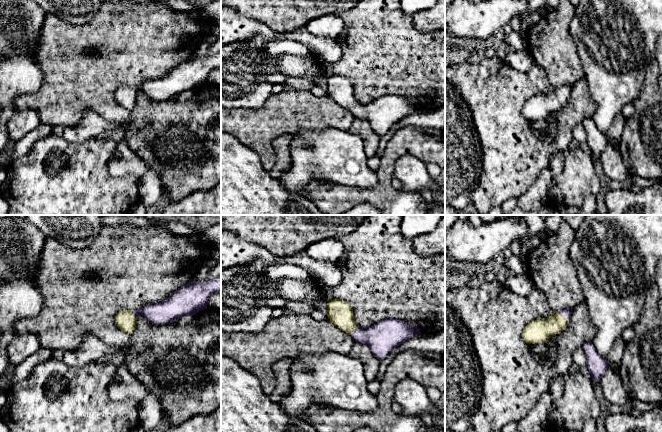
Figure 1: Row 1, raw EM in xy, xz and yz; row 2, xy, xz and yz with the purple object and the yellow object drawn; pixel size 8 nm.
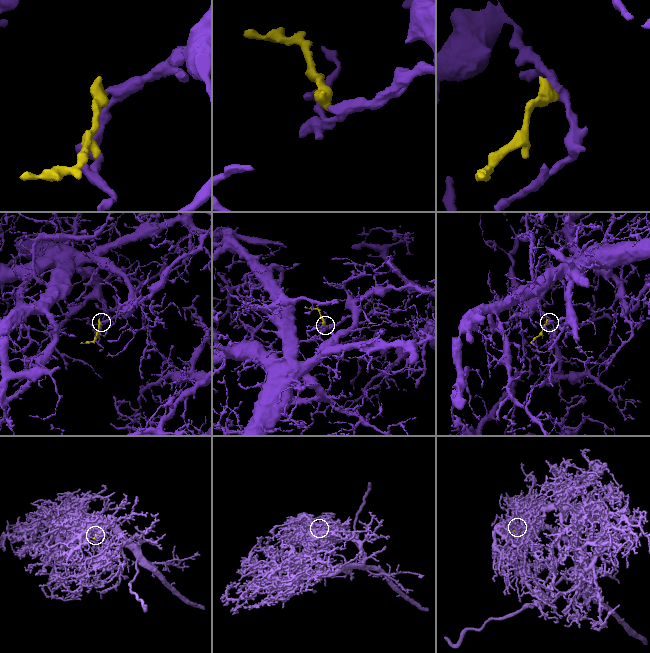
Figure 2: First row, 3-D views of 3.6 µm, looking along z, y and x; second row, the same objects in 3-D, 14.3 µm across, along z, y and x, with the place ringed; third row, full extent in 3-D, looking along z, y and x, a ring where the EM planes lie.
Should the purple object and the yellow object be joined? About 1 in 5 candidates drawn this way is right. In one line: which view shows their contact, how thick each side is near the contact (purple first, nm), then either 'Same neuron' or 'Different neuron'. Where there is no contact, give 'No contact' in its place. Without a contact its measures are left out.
Touches purple in yz. Thickness 70 nm (purple) against 190 nm. Same neuron

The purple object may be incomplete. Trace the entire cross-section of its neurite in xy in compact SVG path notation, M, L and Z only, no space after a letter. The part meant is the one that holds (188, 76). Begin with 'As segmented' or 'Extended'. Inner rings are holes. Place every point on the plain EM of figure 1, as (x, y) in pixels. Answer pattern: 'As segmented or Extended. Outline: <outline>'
Extended. Outline: M221 52L188 59L157 80L133 87L121 86L115 92L115 99L122 108L130 111L135 106L139 91L156 101L169 100L207 85L208 74L214 69L221 69Z

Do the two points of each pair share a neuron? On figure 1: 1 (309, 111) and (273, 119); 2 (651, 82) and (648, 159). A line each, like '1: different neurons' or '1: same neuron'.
1: same neuron
2: same neuron

